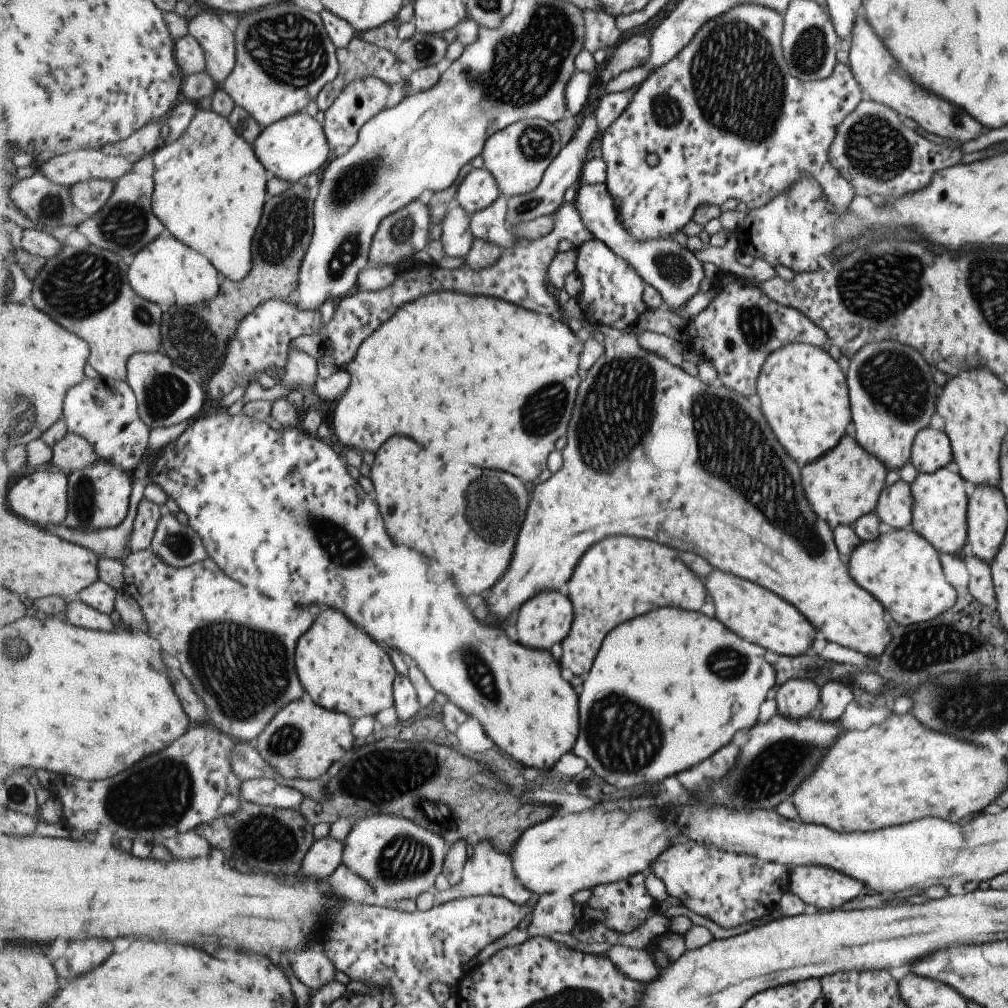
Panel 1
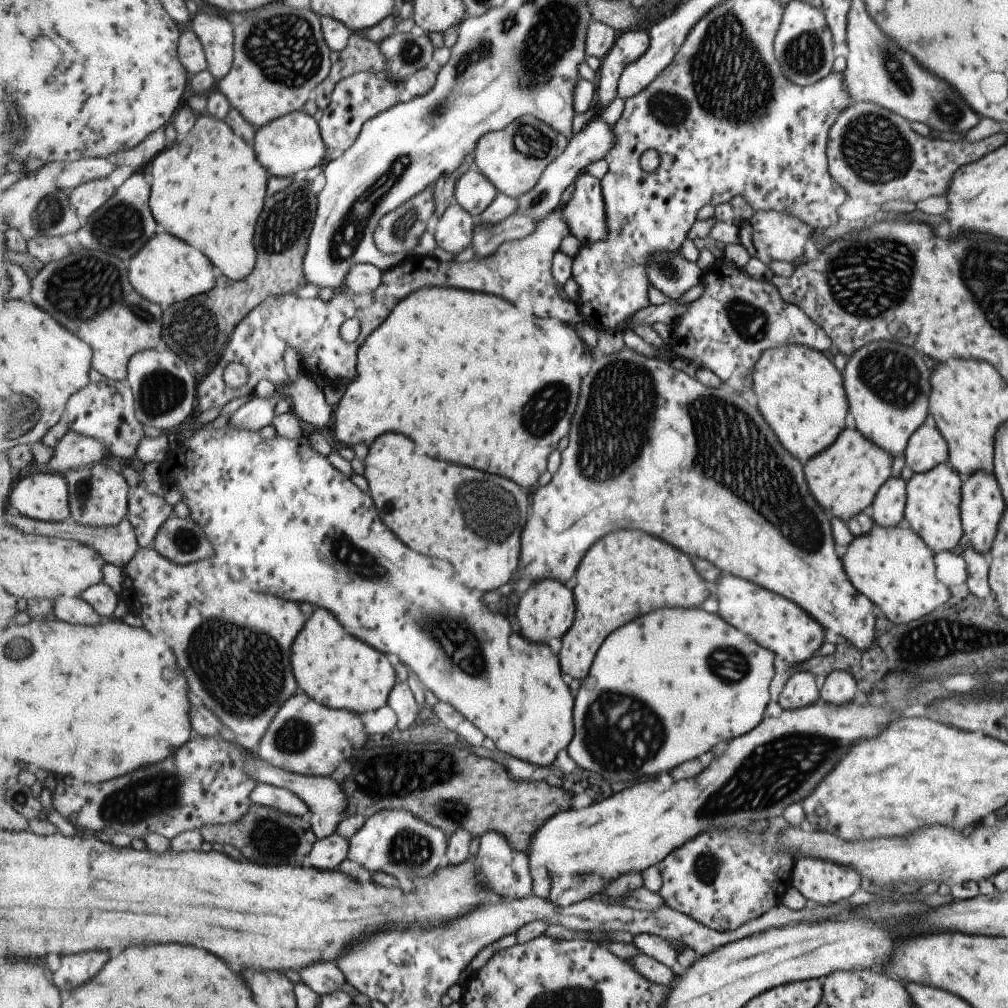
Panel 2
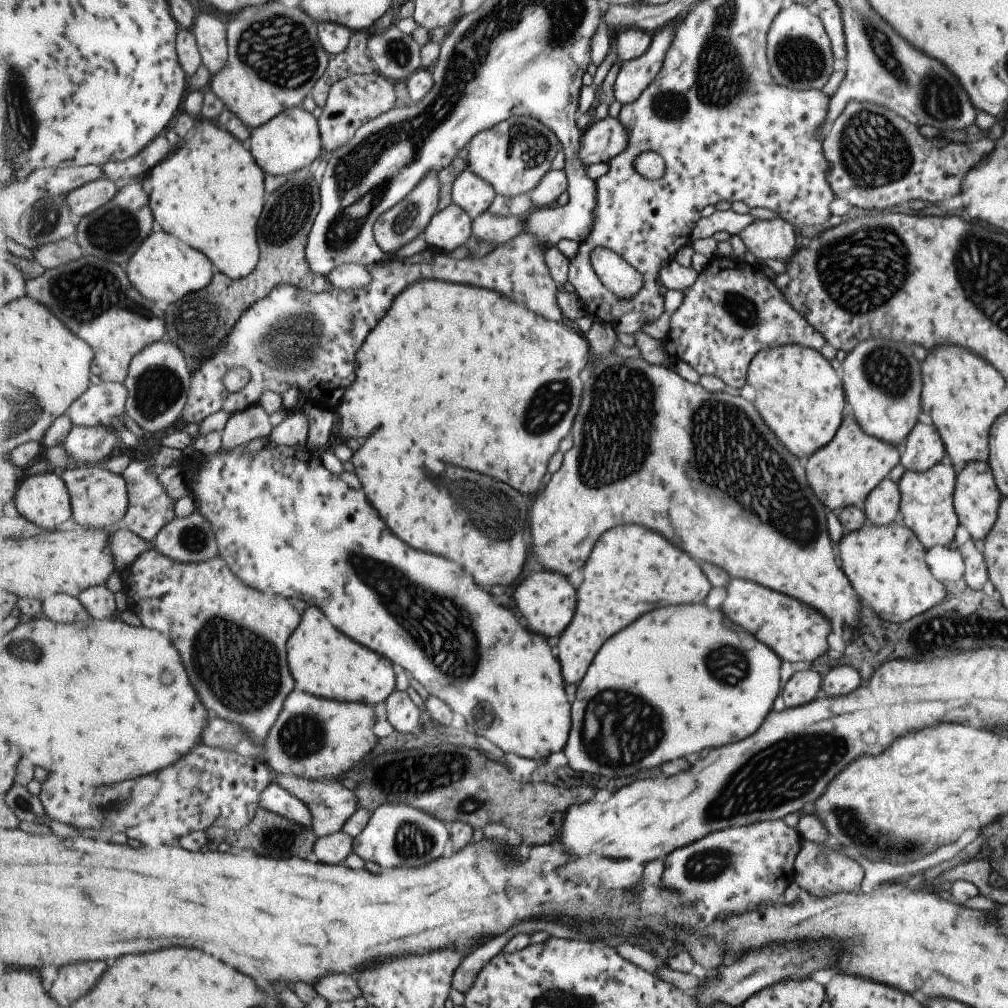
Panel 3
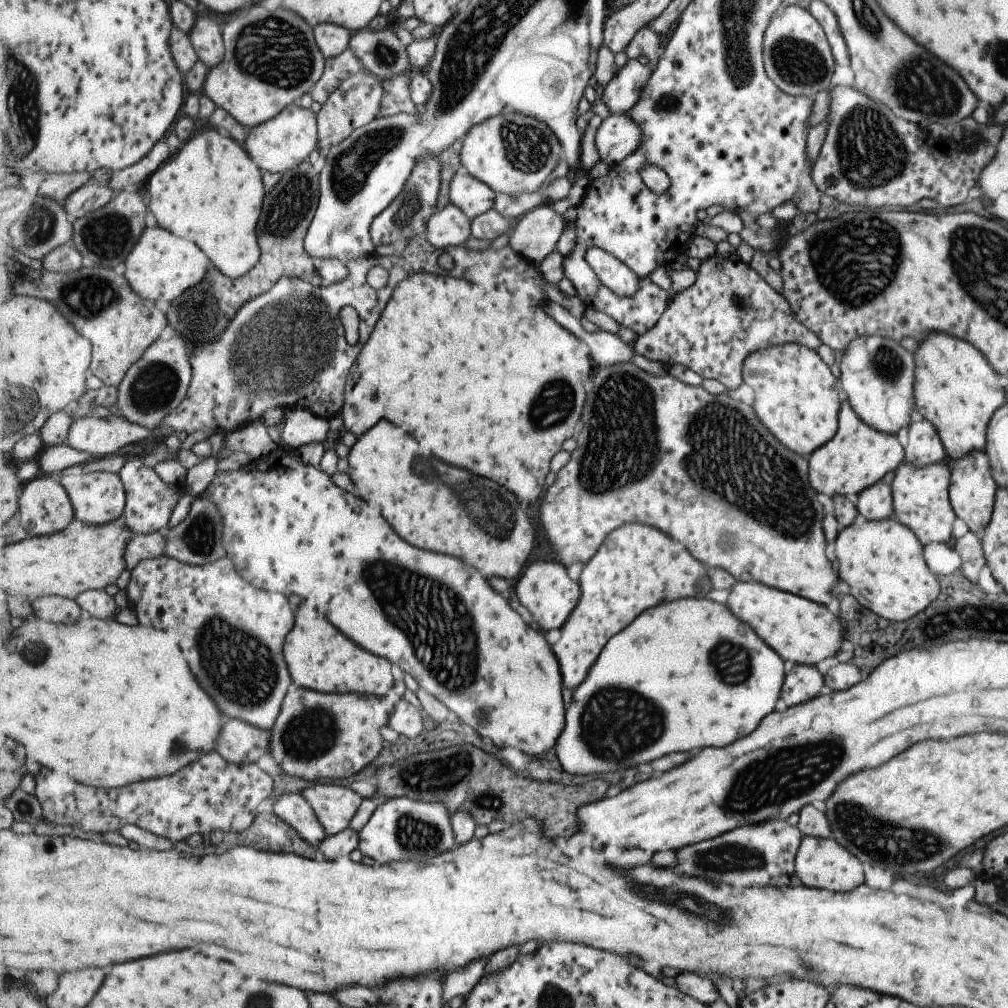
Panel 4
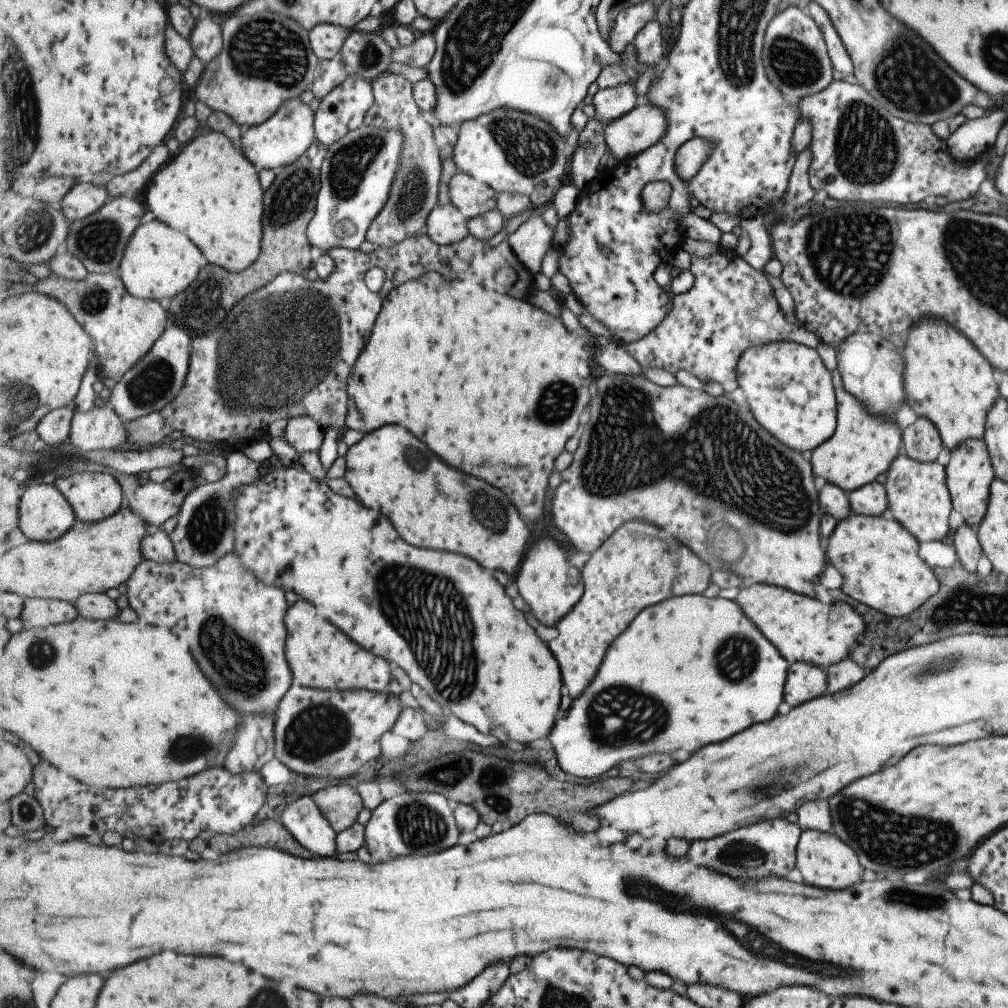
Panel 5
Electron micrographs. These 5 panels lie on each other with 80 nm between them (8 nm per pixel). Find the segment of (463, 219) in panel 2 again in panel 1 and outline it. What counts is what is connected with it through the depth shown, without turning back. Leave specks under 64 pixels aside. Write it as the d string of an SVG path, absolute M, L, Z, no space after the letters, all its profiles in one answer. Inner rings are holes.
M458 203L444 217L440 240L448 256L467 258L476 240L470 222L471 215Z

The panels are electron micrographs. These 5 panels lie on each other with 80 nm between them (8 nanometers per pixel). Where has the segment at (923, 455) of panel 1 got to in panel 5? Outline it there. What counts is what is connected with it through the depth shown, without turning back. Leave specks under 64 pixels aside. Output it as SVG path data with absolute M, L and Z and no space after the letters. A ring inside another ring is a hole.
M917 417L902 432L902 451L917 462L935 461L943 446L939 433L930 420Z

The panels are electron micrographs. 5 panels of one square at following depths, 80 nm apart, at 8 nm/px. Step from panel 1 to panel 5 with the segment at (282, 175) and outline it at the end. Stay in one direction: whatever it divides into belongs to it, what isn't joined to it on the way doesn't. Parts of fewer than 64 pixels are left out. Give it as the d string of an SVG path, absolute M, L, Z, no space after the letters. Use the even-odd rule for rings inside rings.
M299 97L286 100L270 119L244 132L240 148L247 158L253 160L252 163L255 168L259 168L259 172L265 168L273 168L275 171L289 166L305 155L311 144L317 141L315 119L316 112Z

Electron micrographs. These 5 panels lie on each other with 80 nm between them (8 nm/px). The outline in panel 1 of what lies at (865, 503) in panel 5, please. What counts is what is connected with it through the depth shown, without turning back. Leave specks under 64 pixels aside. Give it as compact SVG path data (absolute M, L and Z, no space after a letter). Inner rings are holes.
M898 479L880 490L873 512L882 527L900 529L910 523L911 503L909 484Z

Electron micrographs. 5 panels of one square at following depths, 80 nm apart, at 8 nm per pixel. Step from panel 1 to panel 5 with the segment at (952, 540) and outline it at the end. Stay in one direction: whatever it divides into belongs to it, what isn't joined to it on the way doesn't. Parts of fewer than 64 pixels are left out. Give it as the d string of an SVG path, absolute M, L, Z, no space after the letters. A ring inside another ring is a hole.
M900 452L887 467L885 489L886 514L895 519L918 542L941 540L949 532L950 494L946 485L944 466L931 461L917 462Z

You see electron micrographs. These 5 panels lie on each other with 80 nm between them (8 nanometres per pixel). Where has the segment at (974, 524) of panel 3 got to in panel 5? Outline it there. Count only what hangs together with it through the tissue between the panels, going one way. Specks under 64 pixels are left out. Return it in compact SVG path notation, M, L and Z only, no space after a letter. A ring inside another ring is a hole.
M965 439L957 443L949 451L949 454L949 461L944 469L951 506L953 510L961 514L964 522L968 525L979 524L986 511L989 485L994 477L988 450L982 439Z

